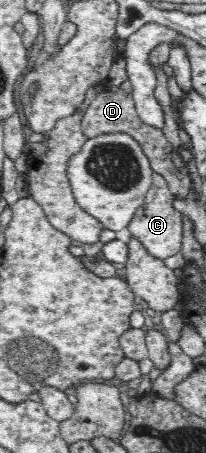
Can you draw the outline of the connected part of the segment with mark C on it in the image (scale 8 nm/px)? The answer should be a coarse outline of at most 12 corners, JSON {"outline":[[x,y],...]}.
{"outline":[[154,172],[143,204],[126,226],[161,260],[182,248],[181,213]]}

